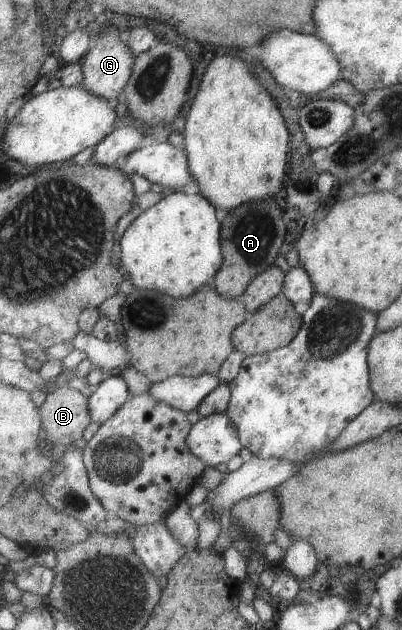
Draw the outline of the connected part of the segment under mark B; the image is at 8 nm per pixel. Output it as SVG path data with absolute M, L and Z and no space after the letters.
M66 384L48 393L39 411L46 437L50 442L65 447L72 446L76 439L82 439L91 422L89 397Z

